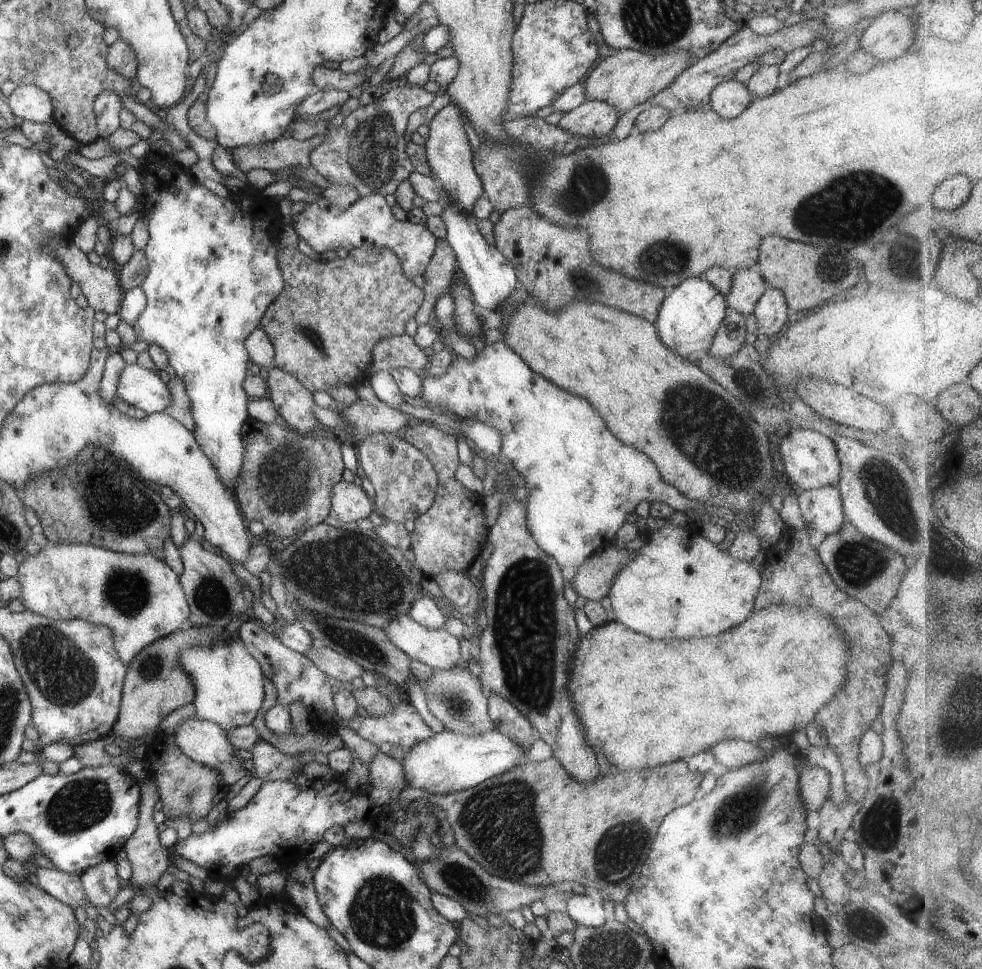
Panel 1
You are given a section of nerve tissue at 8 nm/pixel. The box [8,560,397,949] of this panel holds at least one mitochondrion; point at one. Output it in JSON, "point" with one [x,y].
{"point":[56,667]}

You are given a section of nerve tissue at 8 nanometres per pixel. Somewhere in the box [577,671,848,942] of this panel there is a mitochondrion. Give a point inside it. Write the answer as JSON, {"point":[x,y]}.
{"point":[614,863]}

